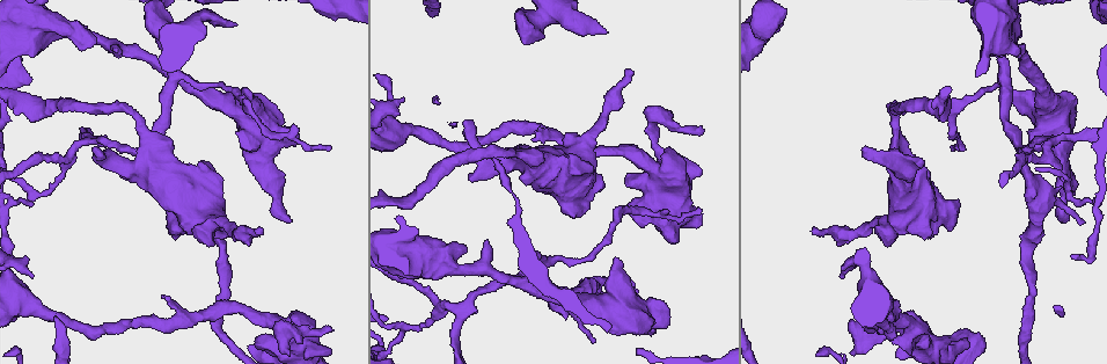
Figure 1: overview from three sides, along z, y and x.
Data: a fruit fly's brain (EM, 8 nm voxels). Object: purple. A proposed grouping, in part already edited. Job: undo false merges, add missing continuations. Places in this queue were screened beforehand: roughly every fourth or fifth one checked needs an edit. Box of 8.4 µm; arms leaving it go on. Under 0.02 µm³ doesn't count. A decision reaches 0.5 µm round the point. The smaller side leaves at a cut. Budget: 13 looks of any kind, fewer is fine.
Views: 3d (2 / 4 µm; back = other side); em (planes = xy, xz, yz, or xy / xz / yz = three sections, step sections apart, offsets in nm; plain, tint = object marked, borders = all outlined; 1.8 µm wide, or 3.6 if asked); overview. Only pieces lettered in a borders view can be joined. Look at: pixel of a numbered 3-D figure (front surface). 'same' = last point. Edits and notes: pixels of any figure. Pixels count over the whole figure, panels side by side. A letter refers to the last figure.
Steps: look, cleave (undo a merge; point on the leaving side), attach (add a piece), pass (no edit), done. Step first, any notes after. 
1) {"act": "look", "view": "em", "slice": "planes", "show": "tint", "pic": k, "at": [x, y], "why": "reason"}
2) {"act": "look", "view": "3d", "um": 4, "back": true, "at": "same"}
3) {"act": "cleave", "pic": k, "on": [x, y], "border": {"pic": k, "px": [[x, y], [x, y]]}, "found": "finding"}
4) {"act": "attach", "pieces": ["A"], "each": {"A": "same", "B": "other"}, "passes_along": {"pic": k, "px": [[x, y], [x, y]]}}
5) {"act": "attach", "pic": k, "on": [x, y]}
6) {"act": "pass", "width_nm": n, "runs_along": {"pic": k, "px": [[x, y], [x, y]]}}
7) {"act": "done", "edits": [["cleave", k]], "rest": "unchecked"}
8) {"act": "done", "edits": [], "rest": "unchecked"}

{"act": "look", "view": "em", "slice": "planes", "show": "borders", "pic": 1, "at": [843, 276], "why": "free end"}

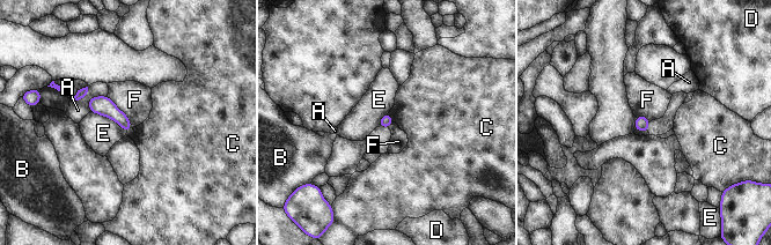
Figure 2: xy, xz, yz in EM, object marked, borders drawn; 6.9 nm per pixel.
{"act": "pass", "each": {"A": "other", "B": "other", "C": "other", "D": "other", "E": "other", "F": "other"}, "border": {"pic": 2, "px": [[108, 95], [127, 117], [132, 127]]}, "found": "none of them fits"}

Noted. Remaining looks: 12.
{"act": "look", "view": "3d", "um": 2, "pic": 1, "at": [534, 142], "why": "an open end"}

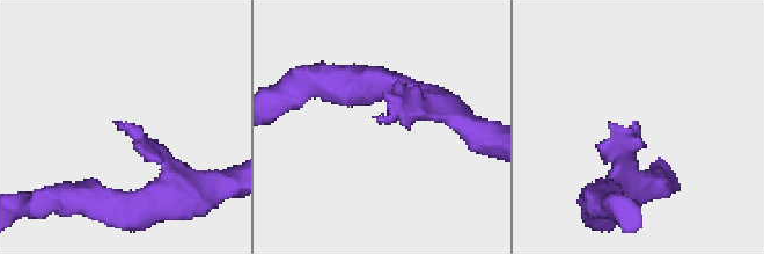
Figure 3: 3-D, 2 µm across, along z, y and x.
{"act": "look", "view": "em", "slice": "planes", "show": "borders", "pic": 3, "at": [118, 121], "why": "now the EM"}

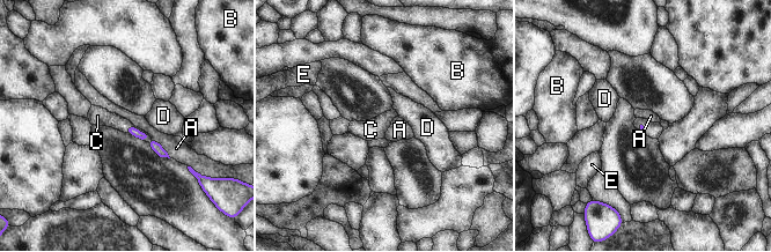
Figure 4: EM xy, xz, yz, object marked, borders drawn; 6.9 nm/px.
{"act": "attach", "pieces": ["C"], "longest_contact_nm": ["A", 200], "each": {"A": "other", "B": "other", "C": "same", "D": "other", "E": "other"}, "passes_along": {"pic": 4, "px": [[130, 130], [136, 127], [102, 117]]}, "found": "the cell continues"}

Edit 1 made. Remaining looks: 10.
{"act": "look", "view": "overview"}

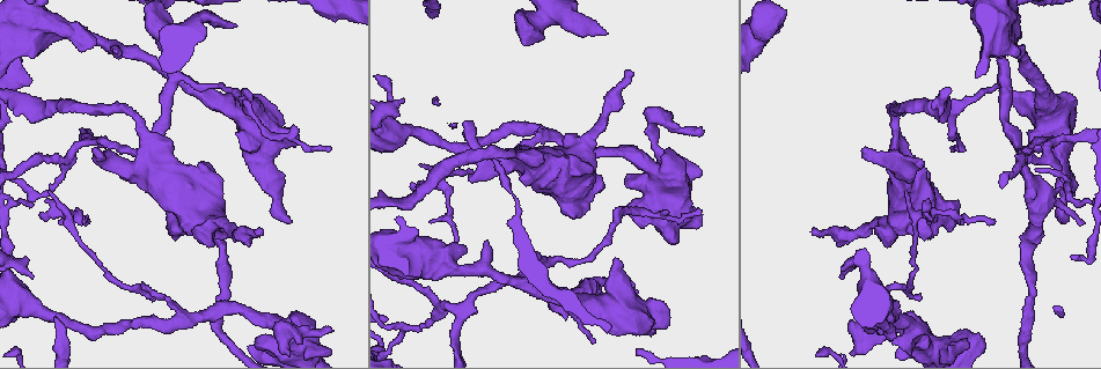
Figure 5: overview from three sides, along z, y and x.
{"act": "look", "view": "3d", "um": 4, "pic": 5, "at": [186, 200], "why": "calibre changes"}

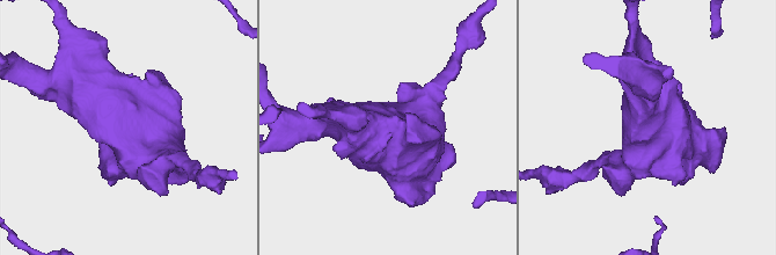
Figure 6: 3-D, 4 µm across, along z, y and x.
{"act": "look", "view": "em", "um": 3.6, "slice": "planes", "show": "borders", "pic": 6, "at": [128, 122], "why": "need the tissue"}

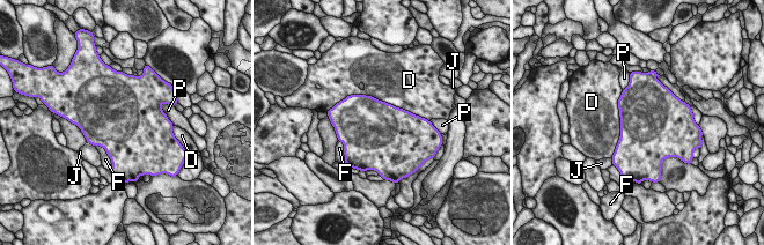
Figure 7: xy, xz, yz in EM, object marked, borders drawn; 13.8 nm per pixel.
{"act": "pass", "each": {"D": "other", "F": "other", "J": "other", "P": "other"}, "border": {"pic": 7, "px": [[354, 94], [371, 95], [421, 118]]}, "found": "one cell here"}

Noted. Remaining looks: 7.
{"act": "look", "view": "em", "slice": "xz", "step": 8, "show": "tint", "pic": 5, "at": [49, 191], "why": "tapers out"}

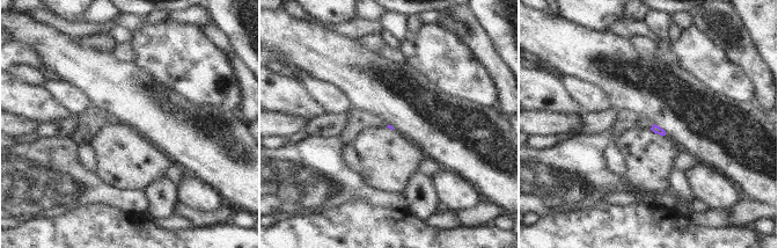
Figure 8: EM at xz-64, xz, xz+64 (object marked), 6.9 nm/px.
{"act": "look", "view": "em", "slice": "planes", "show": "tint", "at": "same", "why": "cut it another way"}

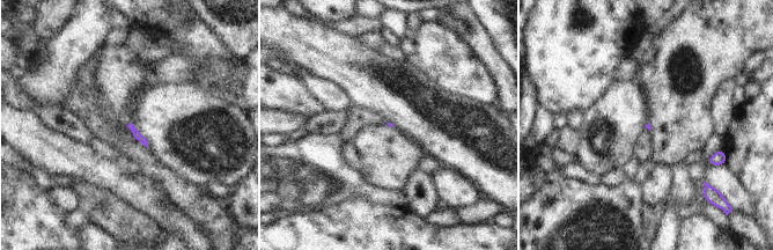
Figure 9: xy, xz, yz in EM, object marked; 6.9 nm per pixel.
{"act": "look", "view": "em", "slice": "planes", "show": "borders", "at": "same", "why": "what lies round it"}

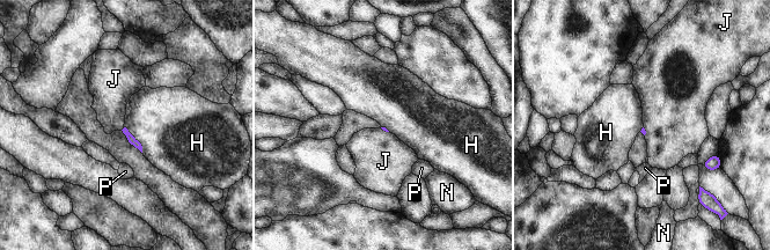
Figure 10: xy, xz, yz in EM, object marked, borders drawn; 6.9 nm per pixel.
{"act": "pass", "longest_contact_nm": ["H", 220], "each": {"H": "other", "J": "other", "N": "other", "P": "other"}, "border": {"pic": 10, "px": [[124, 126], [140, 144], [142, 152]]}, "found": "no lettered piece goes on from it"}

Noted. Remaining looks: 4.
{"act": "look", "view": "3d", "um": 4, "pic": 5, "at": [95, 149], "why": "free end"}

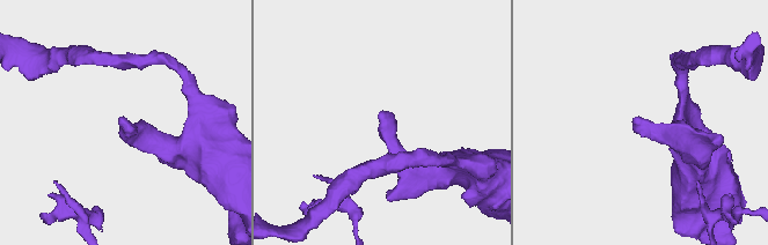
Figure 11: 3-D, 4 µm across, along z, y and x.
{"act": "look", "view": "em", "slice": "planes", "show": "borders", "pic": 11, "at": [123, 122], "why": "shape alone is not enough"}

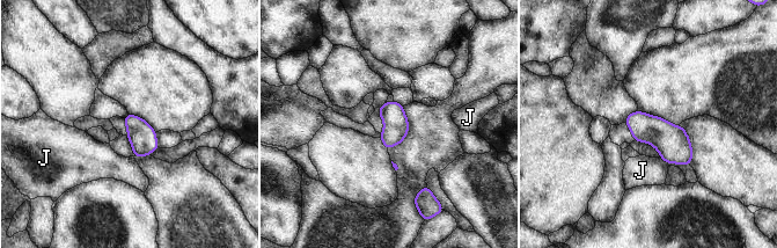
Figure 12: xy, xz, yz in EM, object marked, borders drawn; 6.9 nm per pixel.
{"act": "pass", "width_nm": 180, "each": {"J": "other"}, "border": {"pic": 12, "px": [[659, 158], [667, 165]]}, "found": "no lettered piece goes on from it"}

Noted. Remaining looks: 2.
{"act": "done", "edits": [["attach", 4]], "rest": "unchecked"}

